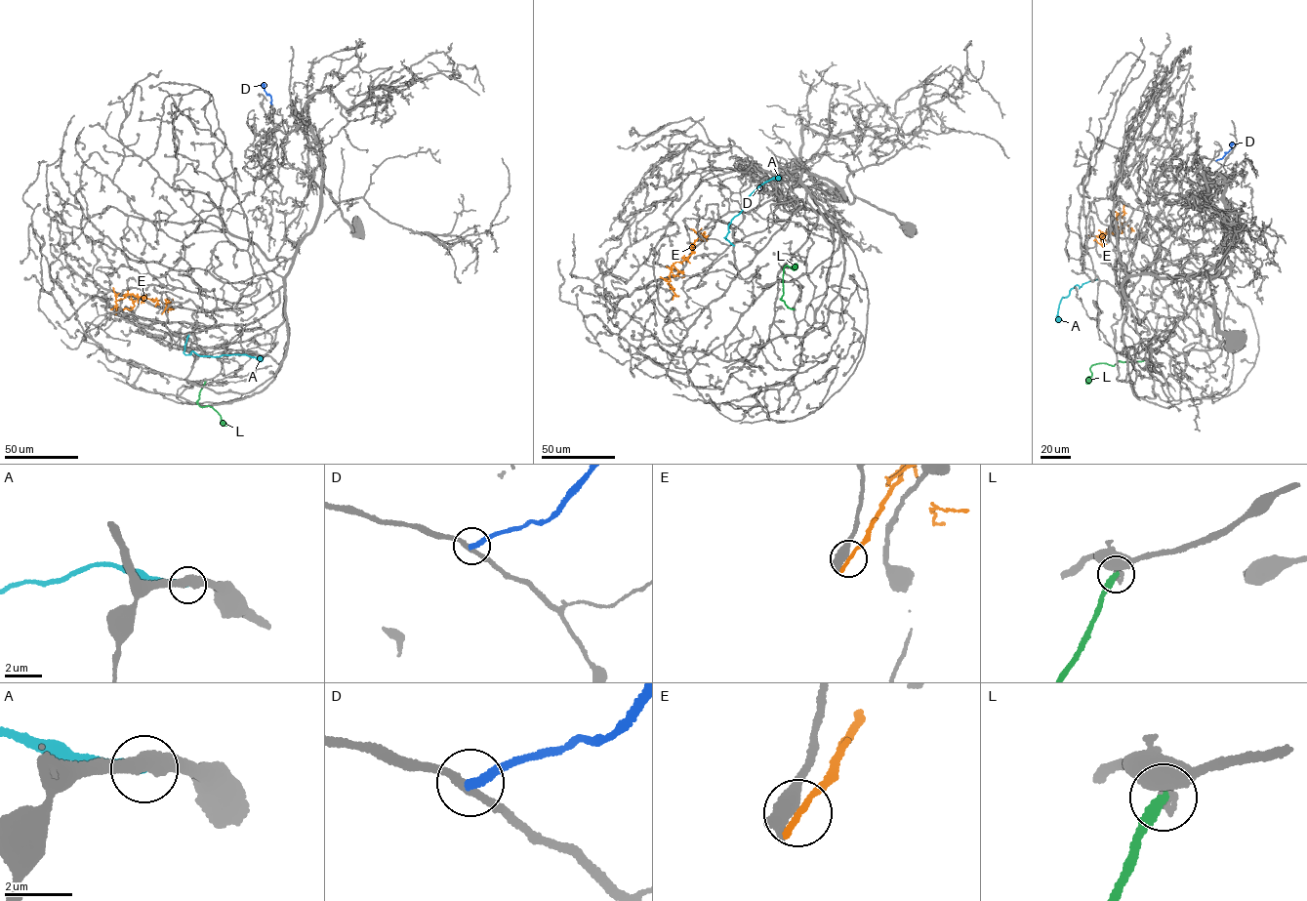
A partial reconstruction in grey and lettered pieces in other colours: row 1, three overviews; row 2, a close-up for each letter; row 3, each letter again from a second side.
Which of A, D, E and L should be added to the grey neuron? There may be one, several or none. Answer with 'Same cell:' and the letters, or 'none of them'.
Same cell: none of them

